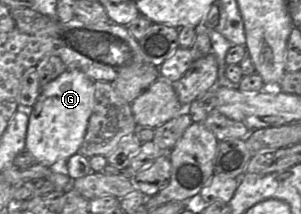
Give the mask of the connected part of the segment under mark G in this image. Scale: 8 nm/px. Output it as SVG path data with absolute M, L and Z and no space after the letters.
M66 69L40 91L29 114L26 133L26 150L33 155L37 163L49 167L65 164L72 155L79 152L94 107L94 82L79 70Z

